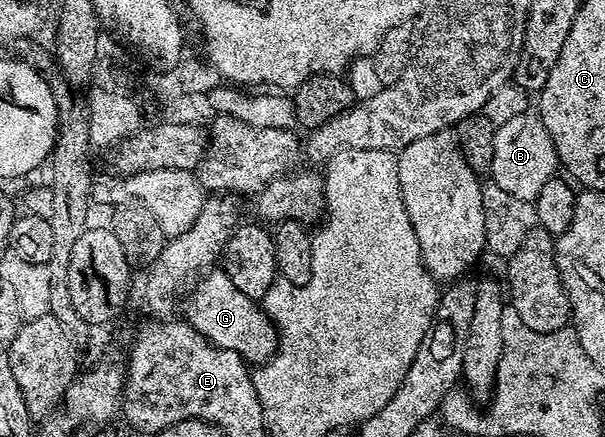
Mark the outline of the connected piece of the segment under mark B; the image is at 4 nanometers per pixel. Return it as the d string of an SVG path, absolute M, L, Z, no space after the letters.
M530 111L508 116L498 127L491 134L490 179L501 186L501 190L509 190L509 194L517 198L534 201L541 186L549 182L556 175L555 168L560 167L553 142L538 115Z

